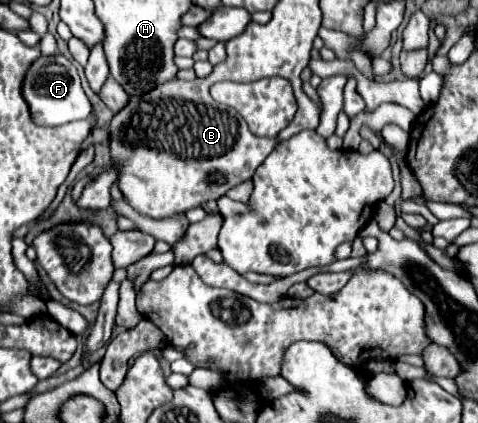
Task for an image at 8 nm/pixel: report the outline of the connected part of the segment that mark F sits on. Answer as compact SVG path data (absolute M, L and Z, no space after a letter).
M61 54L37 58L25 72L23 92L25 102L29 104L29 114L35 124L41 126L61 126L75 120L85 120L91 114L91 104L81 88L79 74L75 66Z

